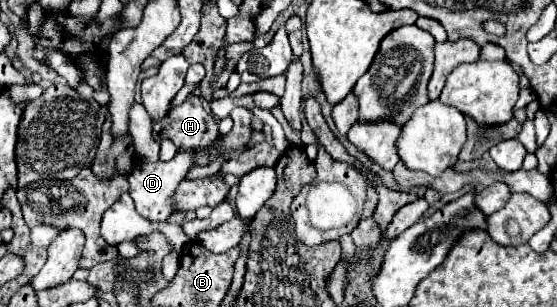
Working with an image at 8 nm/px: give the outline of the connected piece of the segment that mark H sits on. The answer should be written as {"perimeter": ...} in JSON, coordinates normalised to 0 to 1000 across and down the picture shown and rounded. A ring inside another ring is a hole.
{"perimeter":[[[339,309],[329,342],[307,355],[285,401],[275,407],[278,459],[303,446],[318,479],[346,485],[386,459],[393,440],[386,388],[372,368],[357,316]]]}

